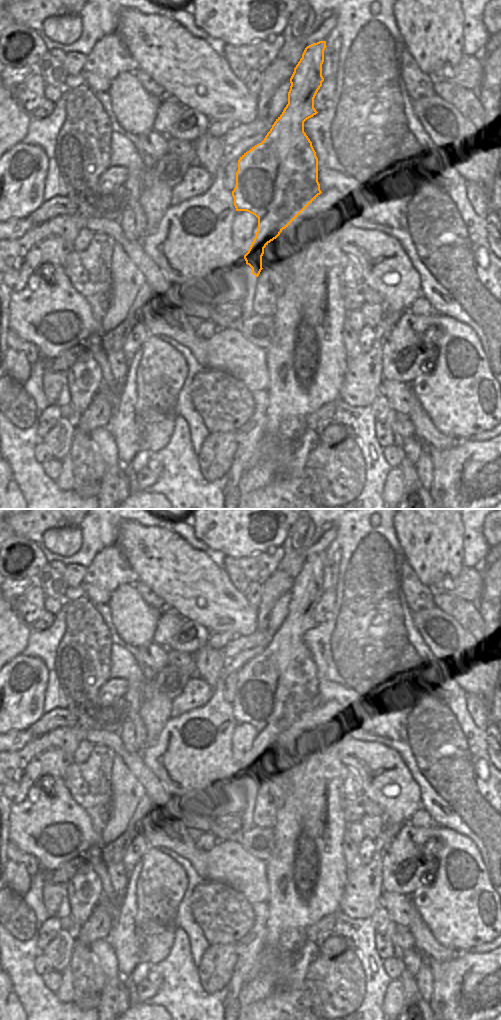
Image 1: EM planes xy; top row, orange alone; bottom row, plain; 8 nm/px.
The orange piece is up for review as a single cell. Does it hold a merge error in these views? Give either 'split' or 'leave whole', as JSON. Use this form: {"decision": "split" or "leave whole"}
{"decision": "leave whole"}

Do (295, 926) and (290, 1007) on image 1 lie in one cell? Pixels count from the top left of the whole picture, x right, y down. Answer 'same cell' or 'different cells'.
different cells

